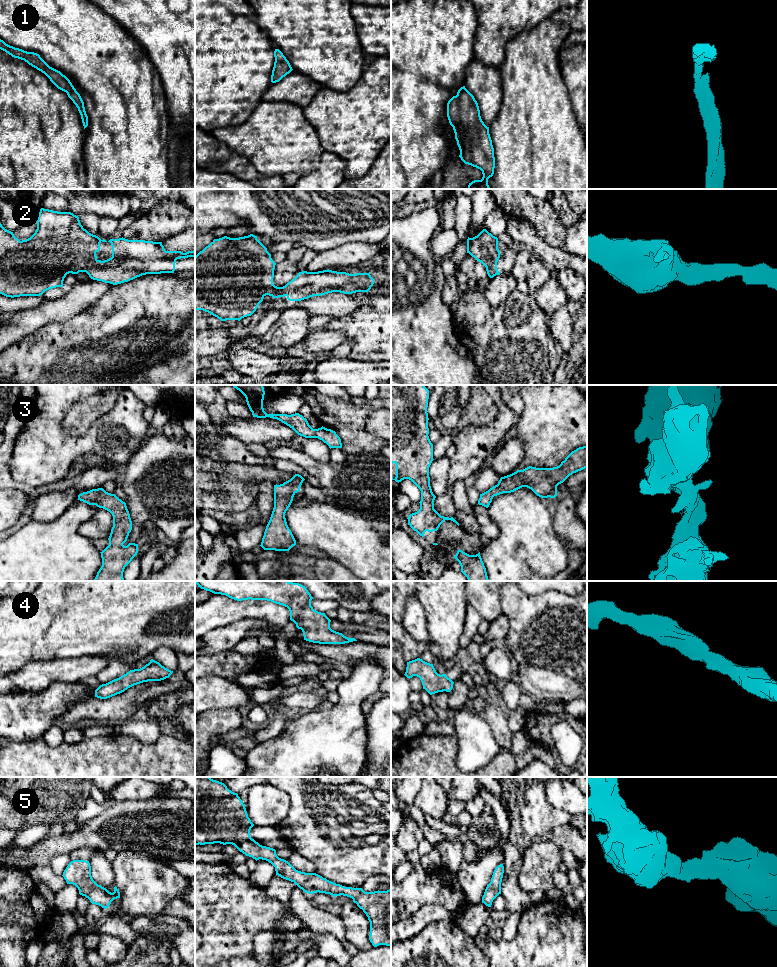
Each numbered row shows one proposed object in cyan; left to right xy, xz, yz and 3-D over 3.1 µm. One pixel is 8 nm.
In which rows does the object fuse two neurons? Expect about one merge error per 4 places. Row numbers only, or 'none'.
none

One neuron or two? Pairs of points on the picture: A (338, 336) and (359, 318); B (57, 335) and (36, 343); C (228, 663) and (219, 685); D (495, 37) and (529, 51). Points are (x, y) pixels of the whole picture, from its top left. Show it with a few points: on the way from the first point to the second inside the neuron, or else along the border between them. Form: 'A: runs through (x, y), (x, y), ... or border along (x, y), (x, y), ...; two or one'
A: border along (323, 329), (341, 330), (346, 338); two
B: runs through (52, 340), (49, 343), (41, 343); one
C: border along (205, 675), (218, 675), (234, 682); two
D: border along (528, 30), (520, 32), (508, 41), (501, 64); two

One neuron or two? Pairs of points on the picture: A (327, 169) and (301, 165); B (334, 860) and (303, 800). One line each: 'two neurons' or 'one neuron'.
A: two neurons
B: one neuron

